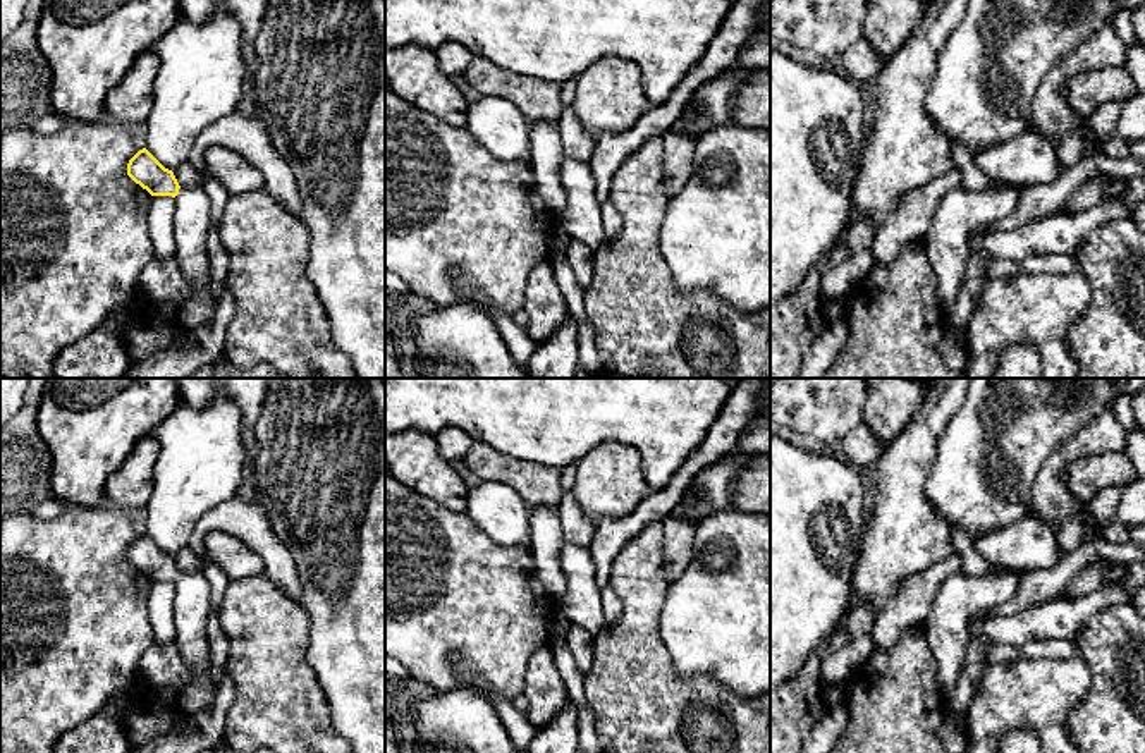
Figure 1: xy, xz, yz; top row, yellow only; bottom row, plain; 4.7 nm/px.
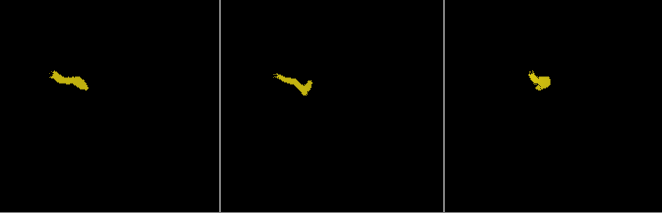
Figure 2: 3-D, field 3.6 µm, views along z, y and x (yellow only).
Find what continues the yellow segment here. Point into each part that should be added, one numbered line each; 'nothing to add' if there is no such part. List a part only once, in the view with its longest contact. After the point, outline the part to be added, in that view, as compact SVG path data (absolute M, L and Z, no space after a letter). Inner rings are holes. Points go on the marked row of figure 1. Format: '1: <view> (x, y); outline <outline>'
1: xy (193, 220); outline M201 186L181 187L175 196L175 258L191 294L205 296L210 282L206 234L211 227L210 199Z

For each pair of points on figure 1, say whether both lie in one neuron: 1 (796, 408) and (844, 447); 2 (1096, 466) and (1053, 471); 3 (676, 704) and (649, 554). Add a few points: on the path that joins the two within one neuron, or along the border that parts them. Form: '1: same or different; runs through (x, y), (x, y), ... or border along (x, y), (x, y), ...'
1: different; border along (862, 422), (832, 447)
2: different; border along (1099, 453), (1063, 468), (1066, 489), (1083, 504)
3: same; runs through (643, 666), (643, 592)

